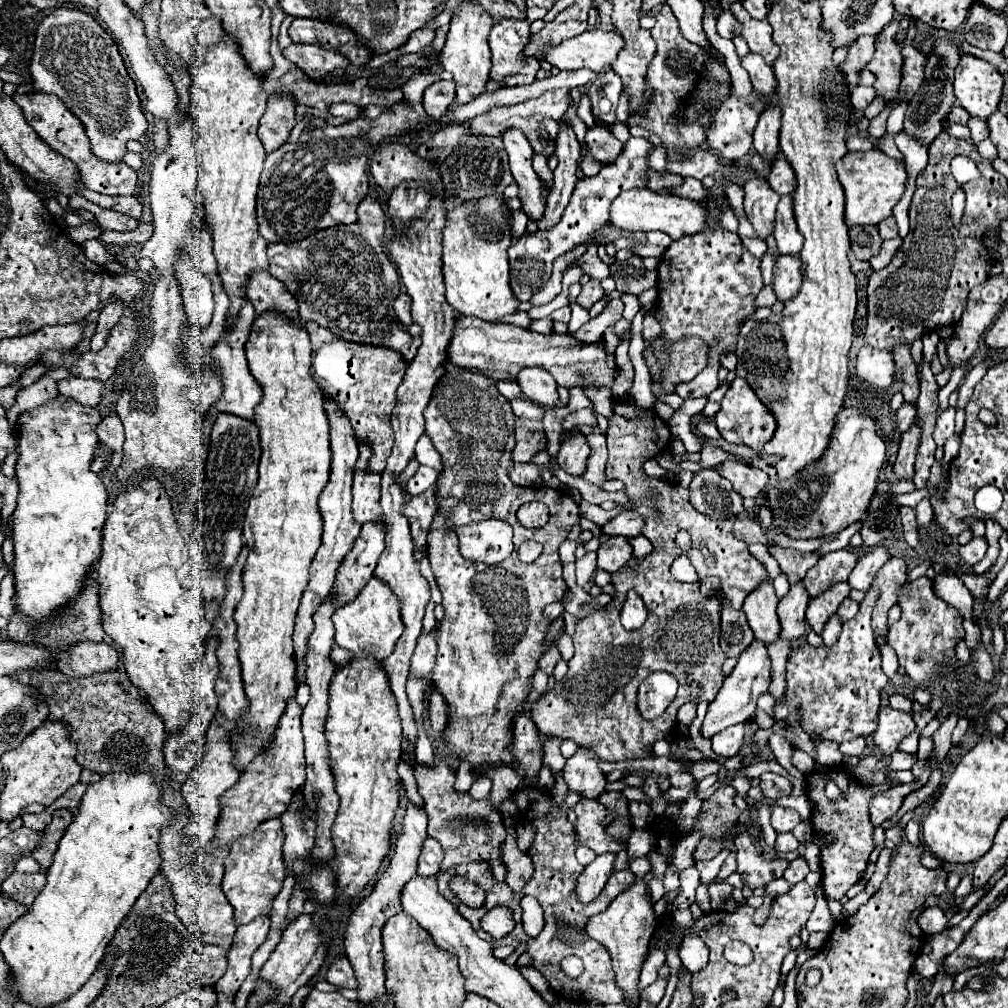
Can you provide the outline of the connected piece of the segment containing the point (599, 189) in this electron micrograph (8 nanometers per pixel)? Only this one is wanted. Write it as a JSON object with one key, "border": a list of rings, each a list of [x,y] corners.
{"border":[[[632,136],[626,142],[626,148],[622,150],[622,156],[610,164],[604,166],[596,176],[592,178],[582,178],[570,198],[570,204],[566,206],[562,220],[558,226],[550,228],[548,232],[536,230],[532,234],[524,234],[514,244],[508,248],[510,256],[510,286],[516,294],[518,300],[530,302],[530,298],[542,290],[542,286],[550,280],[552,276],[552,262],[556,256],[576,248],[578,244],[586,242],[594,232],[598,232],[606,222],[608,222],[608,208],[610,202],[622,192],[622,190],[632,190],[632,188],[648,188],[648,172],[650,172],[650,150],[652,142],[648,138],[636,138]]]}

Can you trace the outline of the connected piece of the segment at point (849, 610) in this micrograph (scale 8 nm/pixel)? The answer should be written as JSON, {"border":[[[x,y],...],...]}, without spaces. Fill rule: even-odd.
{"border":[[[846,598],[844,602],[842,602],[842,606],[838,608],[838,616],[842,616],[842,622],[846,622],[846,620],[850,620],[856,612],[858,612],[858,602],[854,602],[852,598]]]}

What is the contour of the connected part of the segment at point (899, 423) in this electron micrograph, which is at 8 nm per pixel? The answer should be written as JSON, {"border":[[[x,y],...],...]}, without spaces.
{"border":[[[904,404],[896,414],[896,430],[904,434],[914,424],[914,416],[916,416],[916,408],[914,406],[910,408],[910,404]]]}

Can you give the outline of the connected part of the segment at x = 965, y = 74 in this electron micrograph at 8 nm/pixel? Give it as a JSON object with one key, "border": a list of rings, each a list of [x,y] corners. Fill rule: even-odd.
{"border":[[[962,54],[954,70],[954,94],[958,104],[974,118],[986,120],[998,110],[1002,98],[1002,74],[996,66],[970,54]]]}

